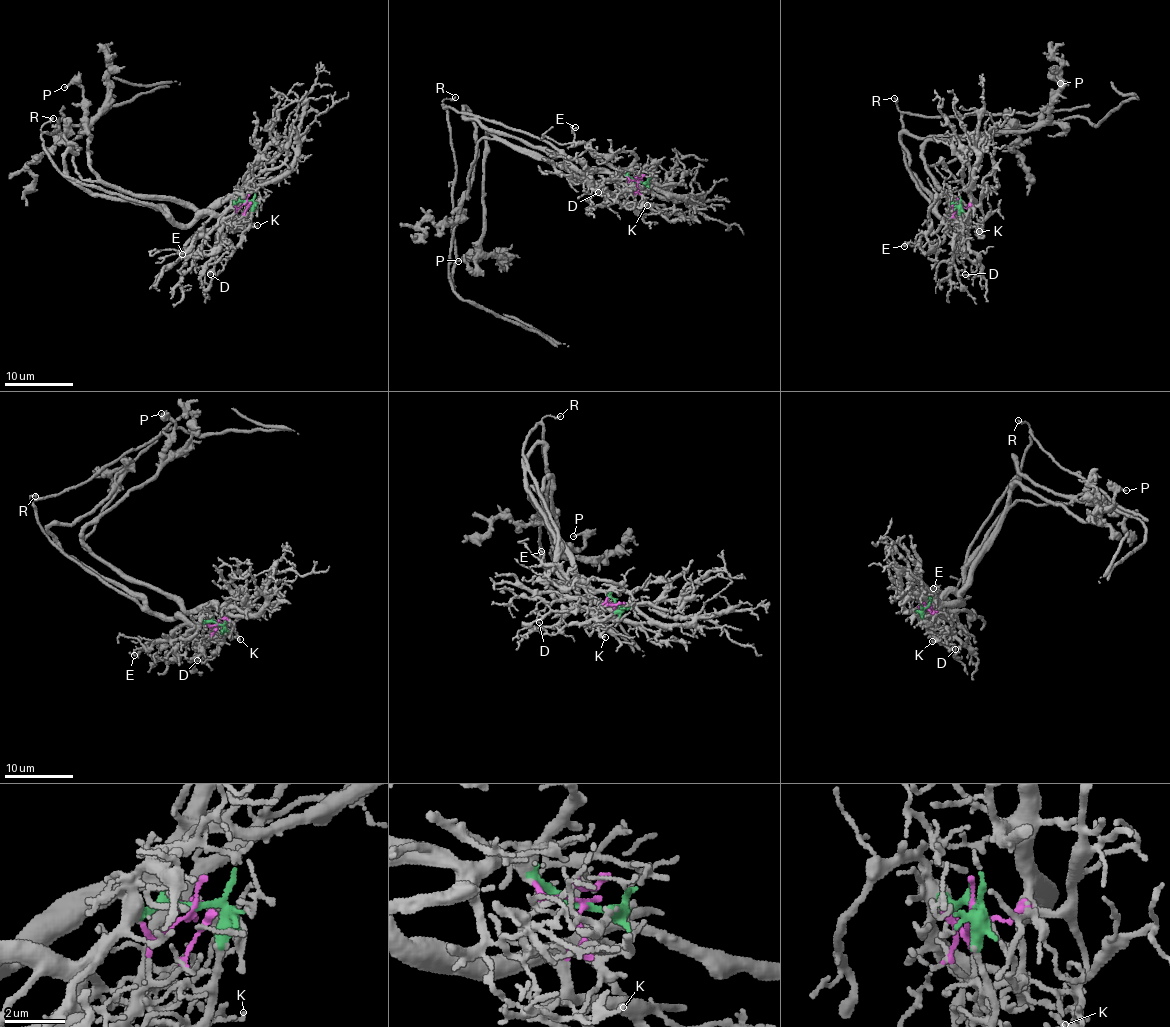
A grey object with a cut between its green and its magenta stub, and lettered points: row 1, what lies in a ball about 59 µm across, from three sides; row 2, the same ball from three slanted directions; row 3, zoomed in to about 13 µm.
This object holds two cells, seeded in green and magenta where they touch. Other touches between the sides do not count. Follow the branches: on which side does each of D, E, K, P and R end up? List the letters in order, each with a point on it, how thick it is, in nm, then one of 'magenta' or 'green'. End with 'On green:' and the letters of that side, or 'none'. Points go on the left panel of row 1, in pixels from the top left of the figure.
D: at (210, 274); 100 nm thick; green
E: at (182, 254); 150 nm thick; green
K: at (257, 225); 110 nm thick; magenta
P: at (64, 87); 150 nm thick; magenta
R: at (53, 118); 140 nm thick; green
On green: D, E, R

